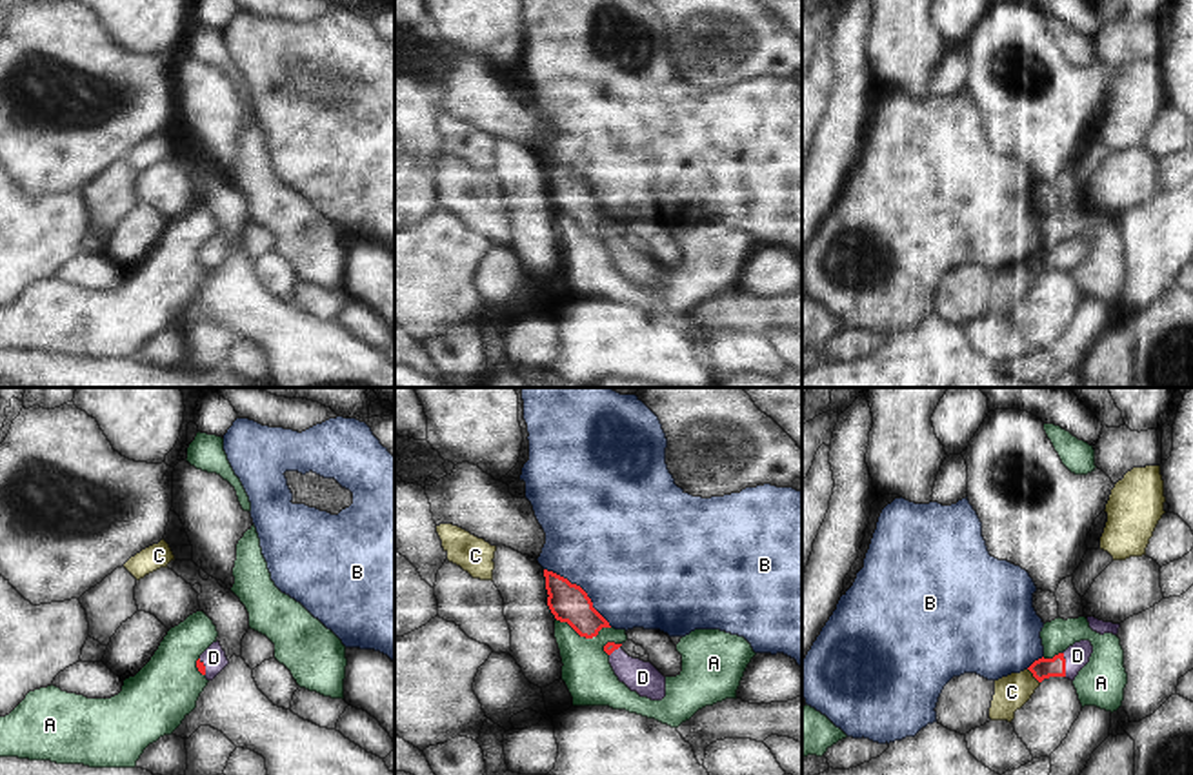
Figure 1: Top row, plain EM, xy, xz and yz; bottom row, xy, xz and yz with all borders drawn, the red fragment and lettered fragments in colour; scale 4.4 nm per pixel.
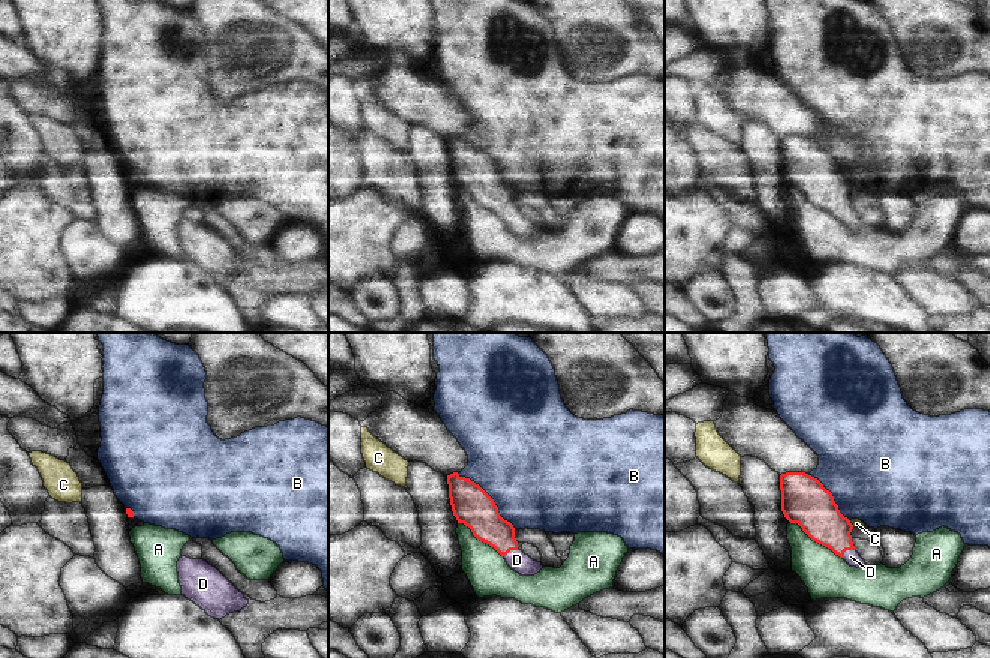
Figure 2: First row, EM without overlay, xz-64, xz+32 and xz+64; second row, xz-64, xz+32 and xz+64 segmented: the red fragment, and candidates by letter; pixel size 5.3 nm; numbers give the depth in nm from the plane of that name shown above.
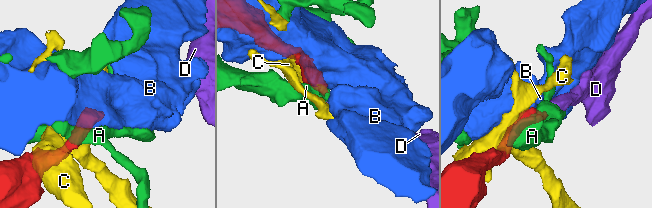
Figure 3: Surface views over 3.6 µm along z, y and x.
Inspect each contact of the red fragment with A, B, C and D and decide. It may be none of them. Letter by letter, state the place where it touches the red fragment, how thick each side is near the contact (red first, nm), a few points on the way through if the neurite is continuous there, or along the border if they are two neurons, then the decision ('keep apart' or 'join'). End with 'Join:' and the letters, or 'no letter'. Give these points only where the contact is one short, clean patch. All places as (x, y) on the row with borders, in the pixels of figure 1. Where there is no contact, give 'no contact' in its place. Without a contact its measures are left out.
A: meets red in xz at (584, 635); 170 nm thick on the red side, 220 nm on the other; border along xz (557, 619), (586, 637), (610, 628); keep apart
B: meets red in xz at (582, 590); 170 nm thick on the red side, 500 nm on the other; border along xz (544, 568), (575, 583), (611, 626); keep apart
C: meets red in yz at (1033, 675); 90 nm thick on the red side, 150 nm on the other; keep apart
D: meets red in yz at (1064, 664); 90 nm thick on the red side, 110 nm on the other; runs through yz (1042, 668), (1064, 664), (1077, 655); join
Join: D

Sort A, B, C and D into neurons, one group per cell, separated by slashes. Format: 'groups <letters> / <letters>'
groups A / B / C / D

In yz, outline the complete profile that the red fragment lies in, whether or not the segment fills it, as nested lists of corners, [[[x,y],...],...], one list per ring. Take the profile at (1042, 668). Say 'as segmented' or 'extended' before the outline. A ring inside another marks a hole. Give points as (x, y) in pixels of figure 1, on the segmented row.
extended; [[[1080,640],[1069,646],[1066,651],[1055,655],[1053,659],[1038,659],[1028,669],[1033,677],[1042,682],[1049,677],[1066,677],[1075,680],[1078,671],[1089,662],[1093,646],[1089,640]]]

